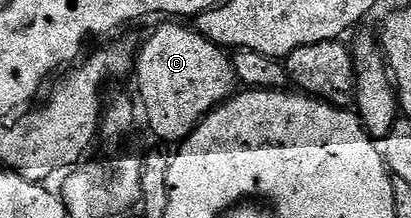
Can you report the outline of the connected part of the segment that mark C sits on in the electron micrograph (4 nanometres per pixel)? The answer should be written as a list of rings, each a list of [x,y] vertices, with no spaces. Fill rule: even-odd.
[[[163,22],[159,29],[143,44],[143,49],[137,52],[133,64],[134,75],[139,75],[139,96],[141,108],[147,111],[147,120],[151,128],[163,140],[182,142],[195,129],[199,121],[204,120],[213,109],[231,99],[237,88],[235,68],[231,64],[231,56],[219,45],[209,42],[194,27],[183,22]]]

